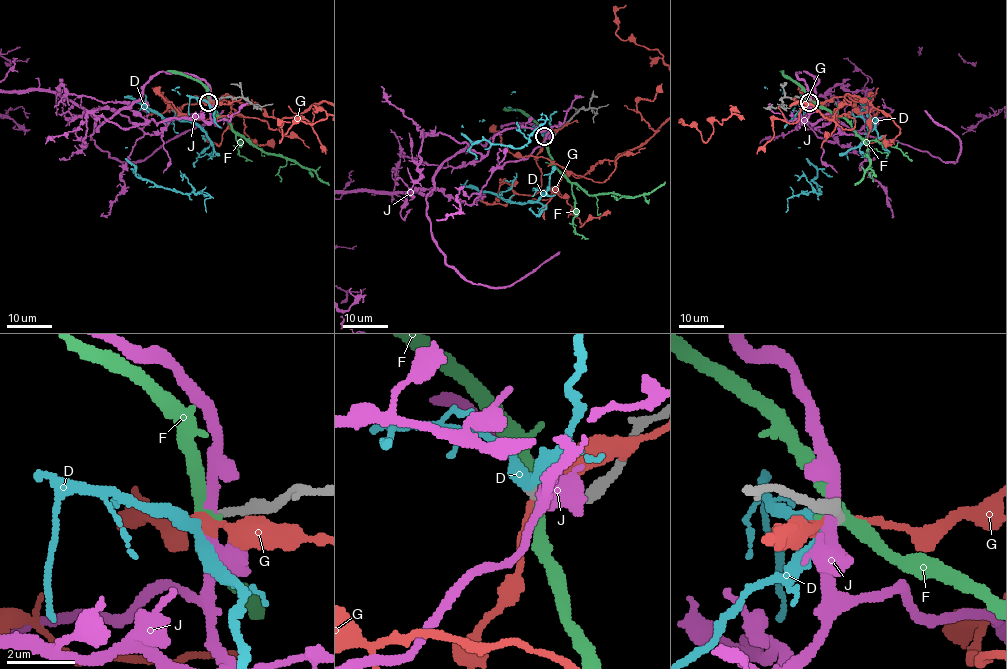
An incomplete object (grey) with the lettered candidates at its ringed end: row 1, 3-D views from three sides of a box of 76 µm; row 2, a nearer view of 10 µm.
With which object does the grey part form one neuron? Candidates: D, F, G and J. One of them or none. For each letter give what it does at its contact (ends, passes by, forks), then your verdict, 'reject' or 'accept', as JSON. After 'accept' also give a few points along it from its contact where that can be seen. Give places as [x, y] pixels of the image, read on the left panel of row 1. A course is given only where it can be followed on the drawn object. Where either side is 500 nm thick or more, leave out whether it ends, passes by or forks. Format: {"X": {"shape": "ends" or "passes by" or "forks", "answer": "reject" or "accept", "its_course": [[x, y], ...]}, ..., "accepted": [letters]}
{"D": {"shape": "passes by", "answer": "accept", "its_course": [[208, 102], [191, 97], [188, 113], [164, 121], [193, 121], [213, 146], [191, 192], [141, 180], [125, 147]]}, "F": {"shape": "passes by", "answer": "reject"}, "G": {"shape": "passes by", "answer": "reject"}, "J": {"shape": "passes by", "answer": "reject"}, "accepted": ["D"]}

